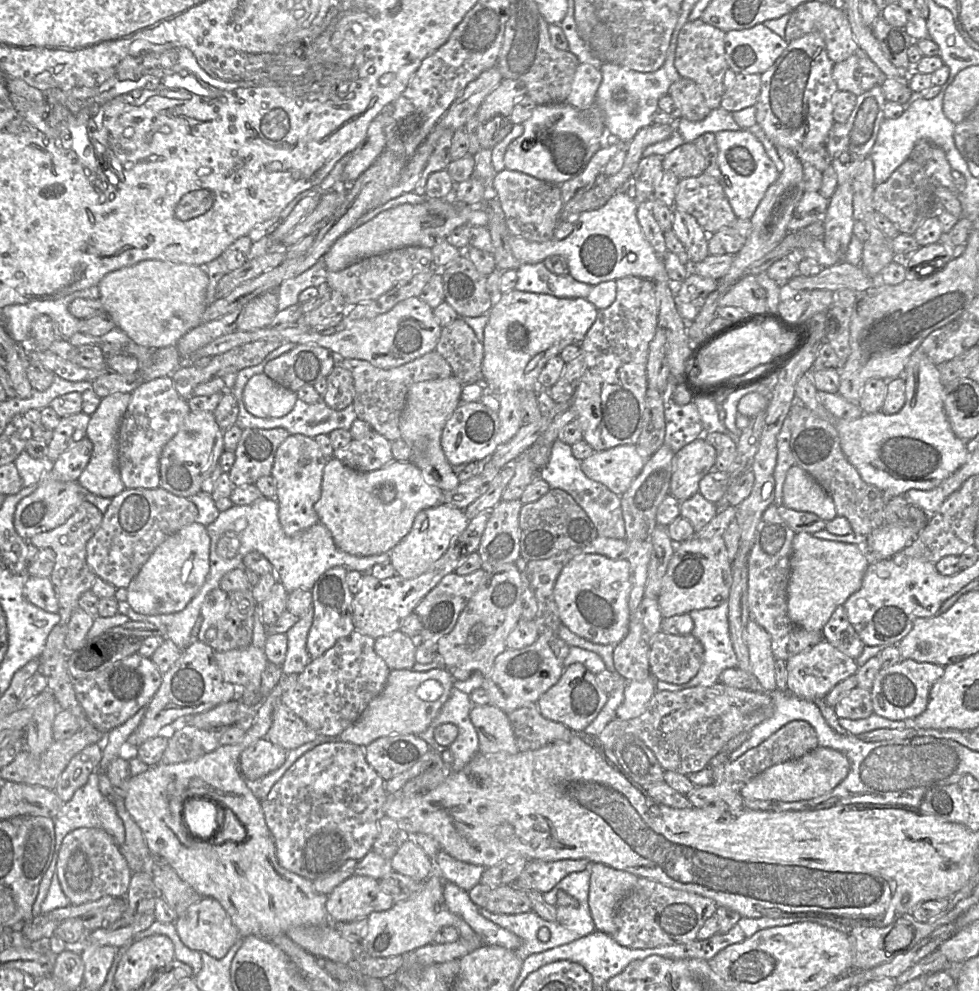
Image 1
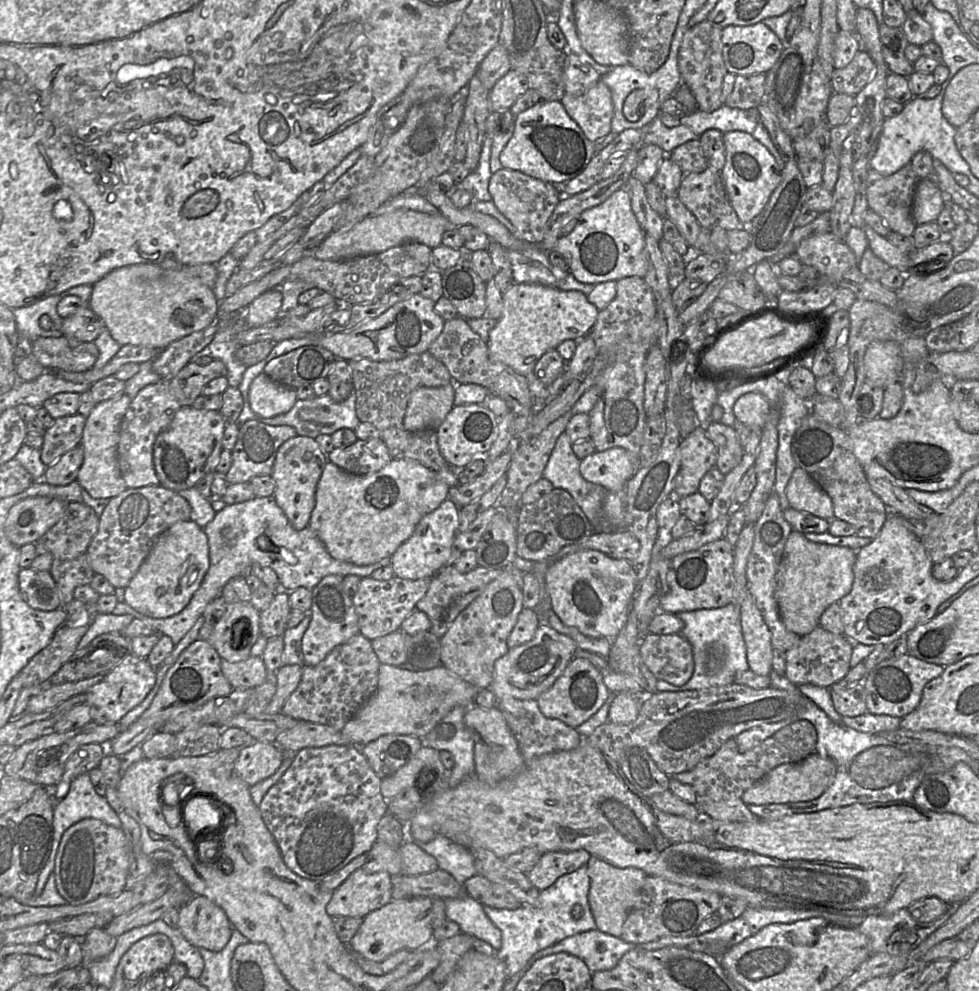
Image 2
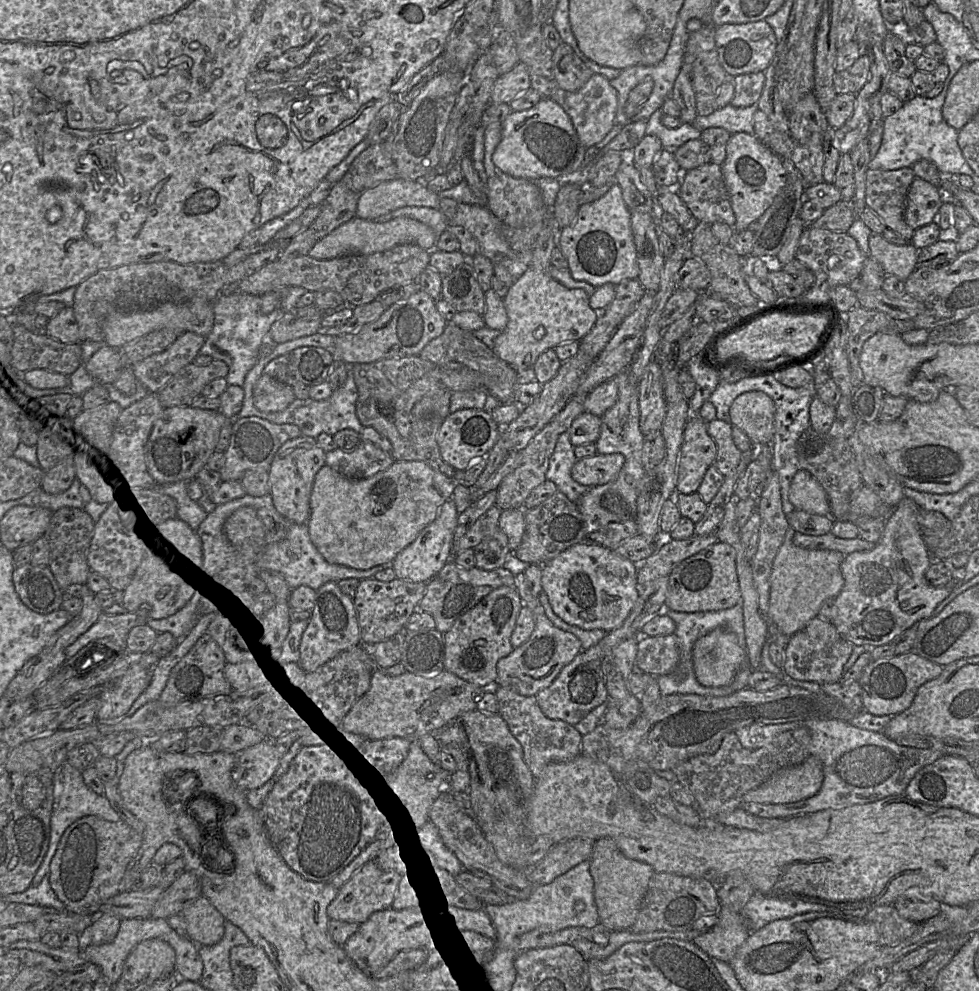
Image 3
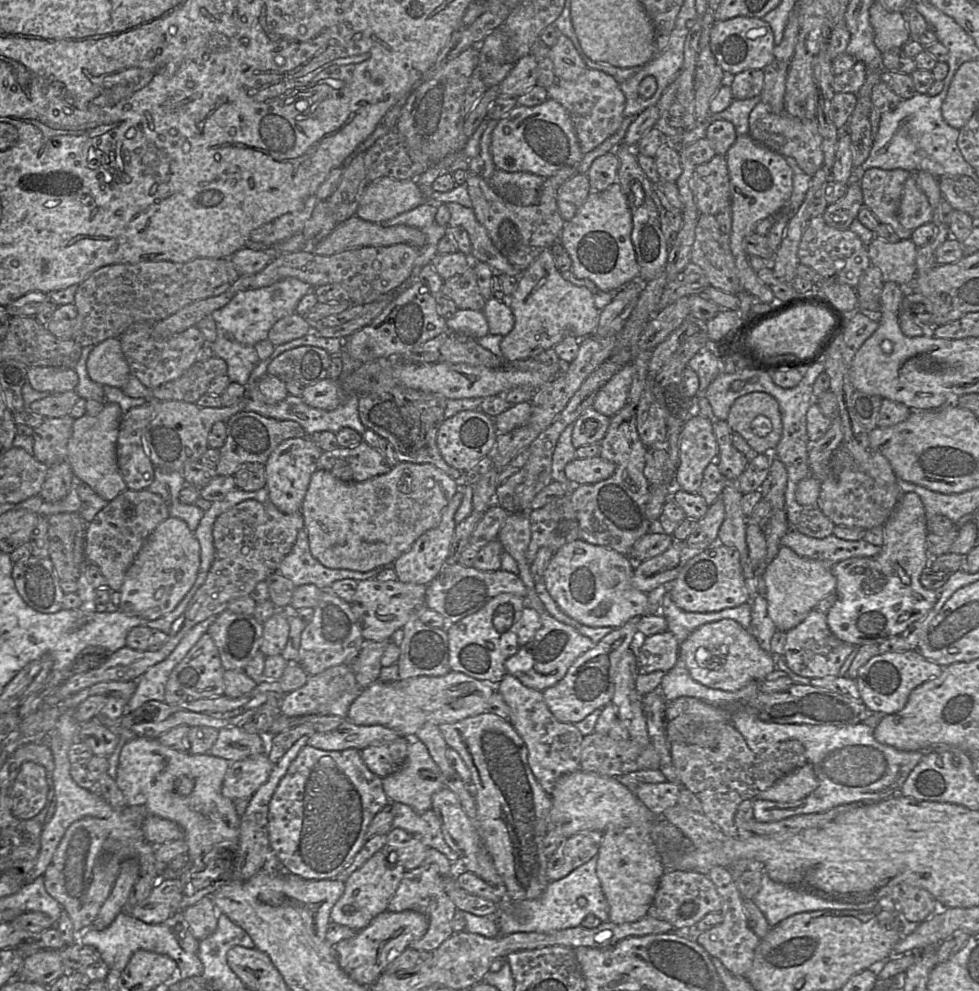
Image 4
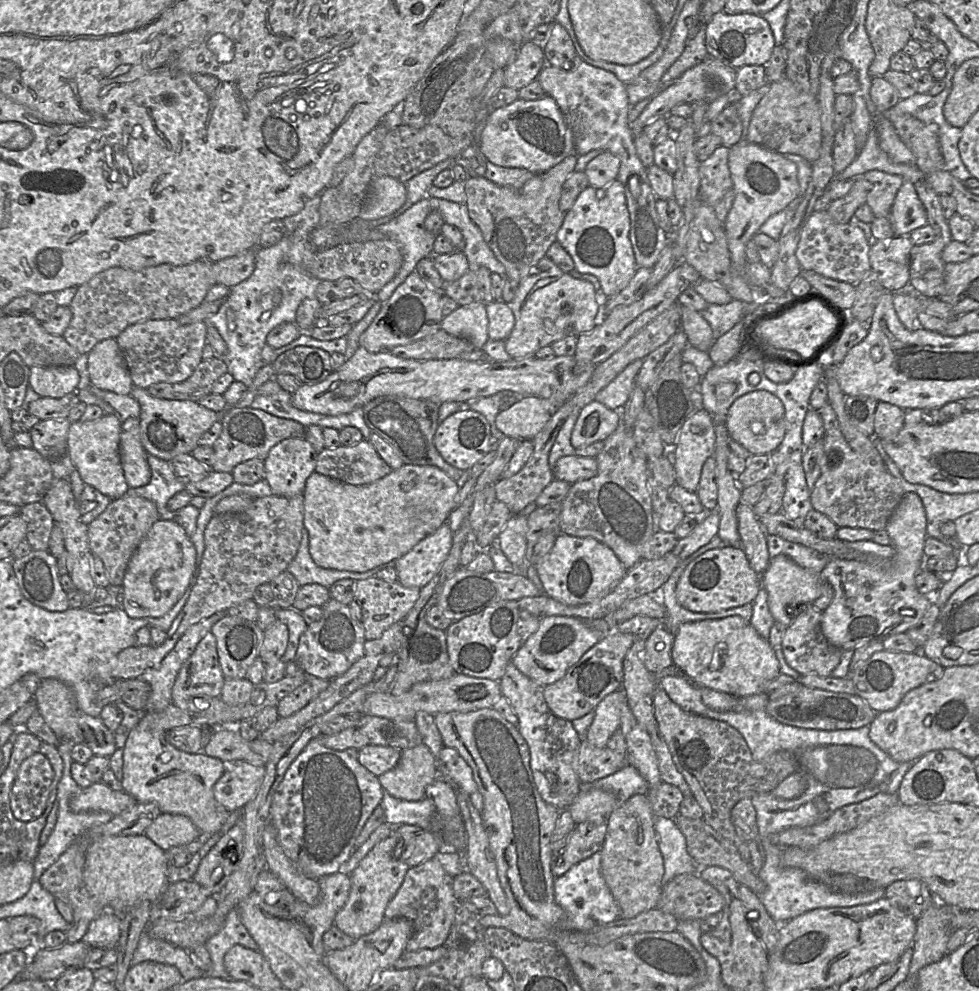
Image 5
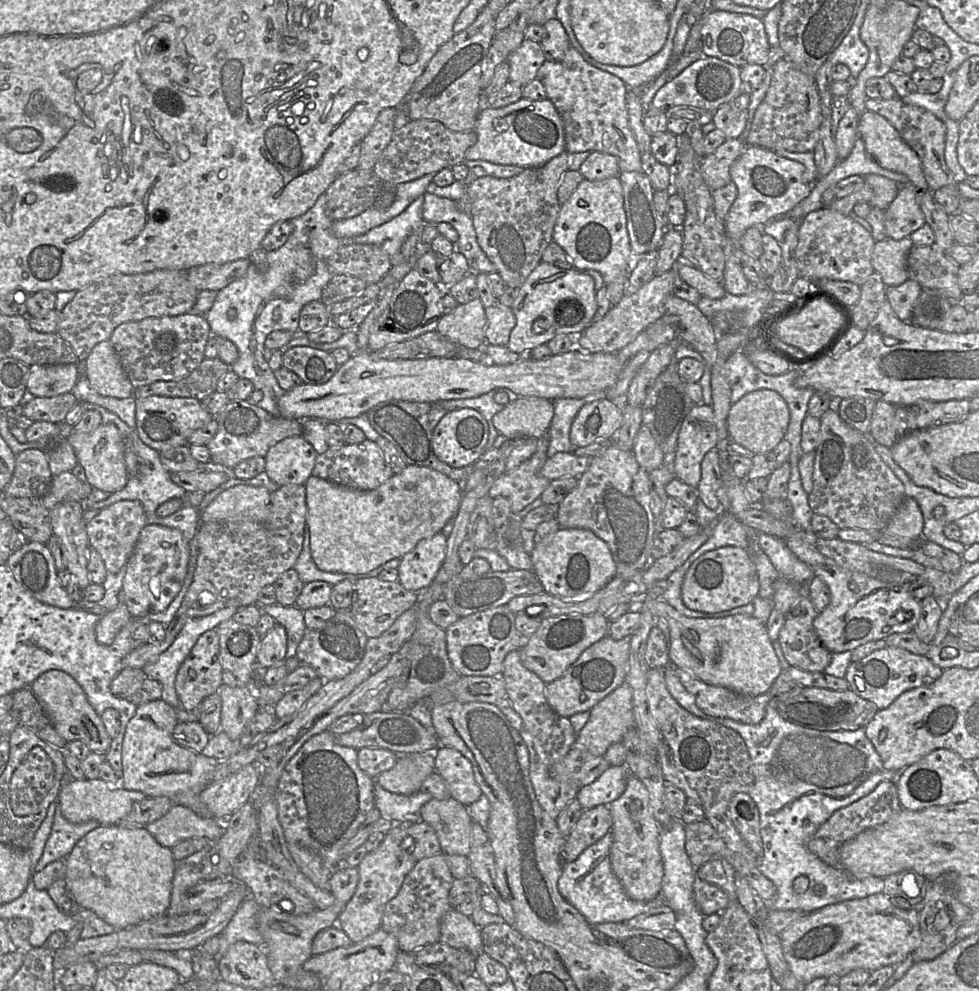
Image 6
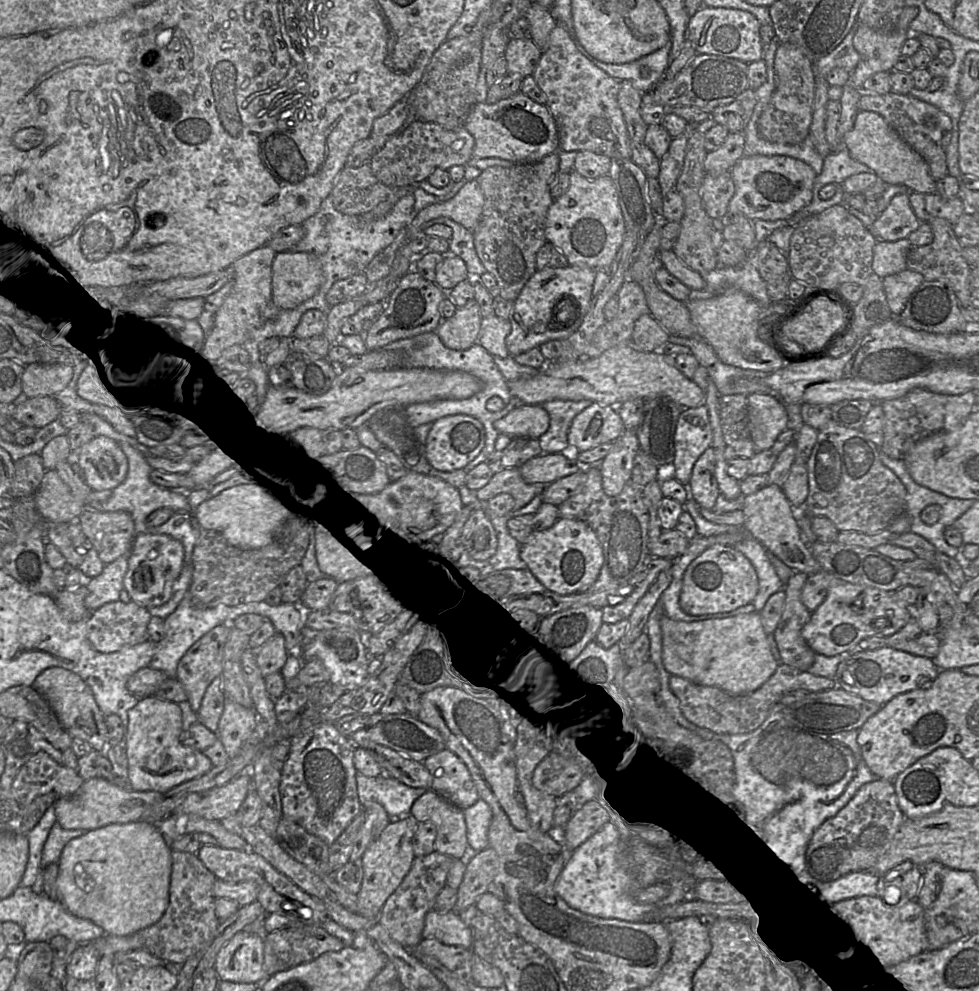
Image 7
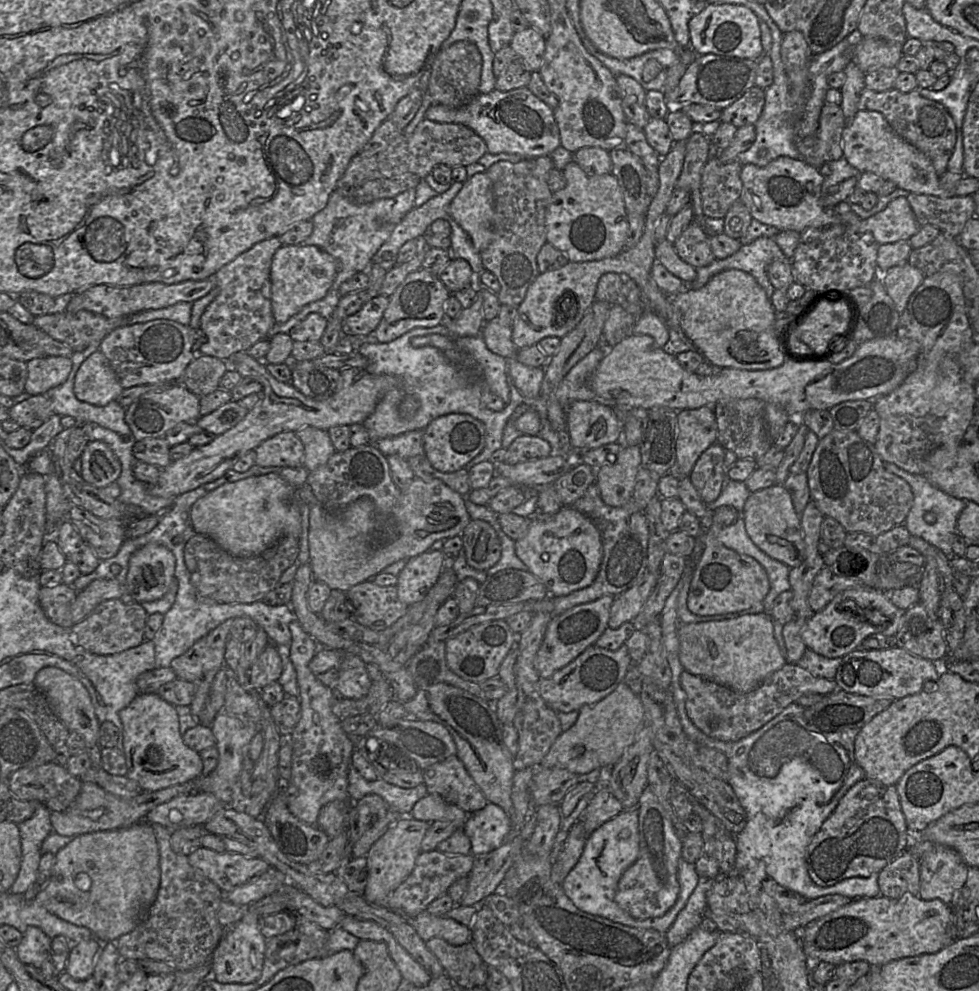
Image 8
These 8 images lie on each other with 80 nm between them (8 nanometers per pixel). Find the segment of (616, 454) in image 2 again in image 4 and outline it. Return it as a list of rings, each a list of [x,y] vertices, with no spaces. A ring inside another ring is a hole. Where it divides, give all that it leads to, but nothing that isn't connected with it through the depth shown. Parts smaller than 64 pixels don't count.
[[[595,456],[590,458],[576,458],[565,467],[566,477],[579,485],[594,484],[610,478],[615,472],[613,462]]]

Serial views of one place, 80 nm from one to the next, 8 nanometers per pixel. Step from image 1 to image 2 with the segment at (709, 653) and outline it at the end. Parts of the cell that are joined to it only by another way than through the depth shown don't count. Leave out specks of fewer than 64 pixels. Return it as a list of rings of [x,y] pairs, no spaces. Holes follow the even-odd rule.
[[[728,604],[720,608],[699,609],[687,612],[672,613],[684,622],[681,634],[692,646],[694,671],[691,679],[682,686],[675,686],[664,680],[657,680],[658,692],[700,690],[733,684],[737,673],[749,670],[746,654],[746,644],[742,634],[741,607]],[[712,643],[723,644],[726,648],[726,658],[720,671],[715,674],[707,672],[705,656],[707,648]]]

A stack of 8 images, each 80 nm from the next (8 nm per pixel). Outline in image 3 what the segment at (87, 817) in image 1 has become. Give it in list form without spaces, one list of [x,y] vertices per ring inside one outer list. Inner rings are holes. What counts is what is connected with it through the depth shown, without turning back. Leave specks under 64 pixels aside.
[[[65,761],[53,776],[53,802],[54,810],[50,819],[50,841],[47,853],[32,879],[31,886],[38,886],[45,875],[49,872],[51,861],[56,853],[60,839],[65,830],[76,820],[89,815],[99,816],[107,821],[116,822],[121,818],[112,808],[104,795],[98,795],[92,791],[84,782],[82,773]]]

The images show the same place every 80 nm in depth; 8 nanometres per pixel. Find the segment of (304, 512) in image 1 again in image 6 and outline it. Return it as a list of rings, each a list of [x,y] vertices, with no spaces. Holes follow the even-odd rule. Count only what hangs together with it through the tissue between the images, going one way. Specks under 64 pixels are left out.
[[[292,436],[272,446],[265,459],[265,472],[279,487],[305,485],[312,475],[317,453],[302,436]]]

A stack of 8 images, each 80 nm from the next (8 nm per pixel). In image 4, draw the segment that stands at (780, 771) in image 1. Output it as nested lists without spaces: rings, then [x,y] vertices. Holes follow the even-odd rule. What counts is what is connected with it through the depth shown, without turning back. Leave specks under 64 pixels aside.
[[[807,762],[801,768],[778,780],[754,799],[781,803],[795,802],[811,794],[817,789],[818,784],[813,766]]]

